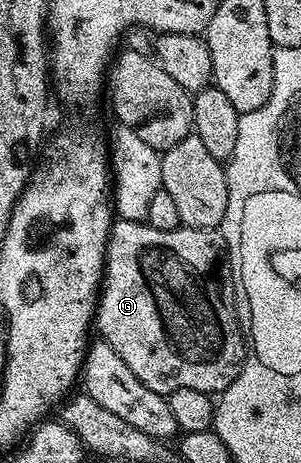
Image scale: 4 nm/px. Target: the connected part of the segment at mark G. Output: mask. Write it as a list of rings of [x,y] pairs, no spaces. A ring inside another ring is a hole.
[[[118,218],[109,231],[109,243],[105,246],[105,274],[101,281],[101,290],[97,300],[95,312],[95,331],[100,338],[104,339],[119,357],[127,364],[127,369],[147,385],[147,389],[155,389],[155,393],[169,396],[175,389],[199,389],[203,393],[216,396],[225,391],[235,377],[239,377],[241,366],[245,363],[247,354],[247,339],[243,334],[243,323],[237,320],[237,299],[233,296],[235,291],[235,271],[231,266],[231,255],[225,252],[226,236],[220,230],[208,227],[179,226],[170,231],[155,229],[146,222],[125,220]]]

